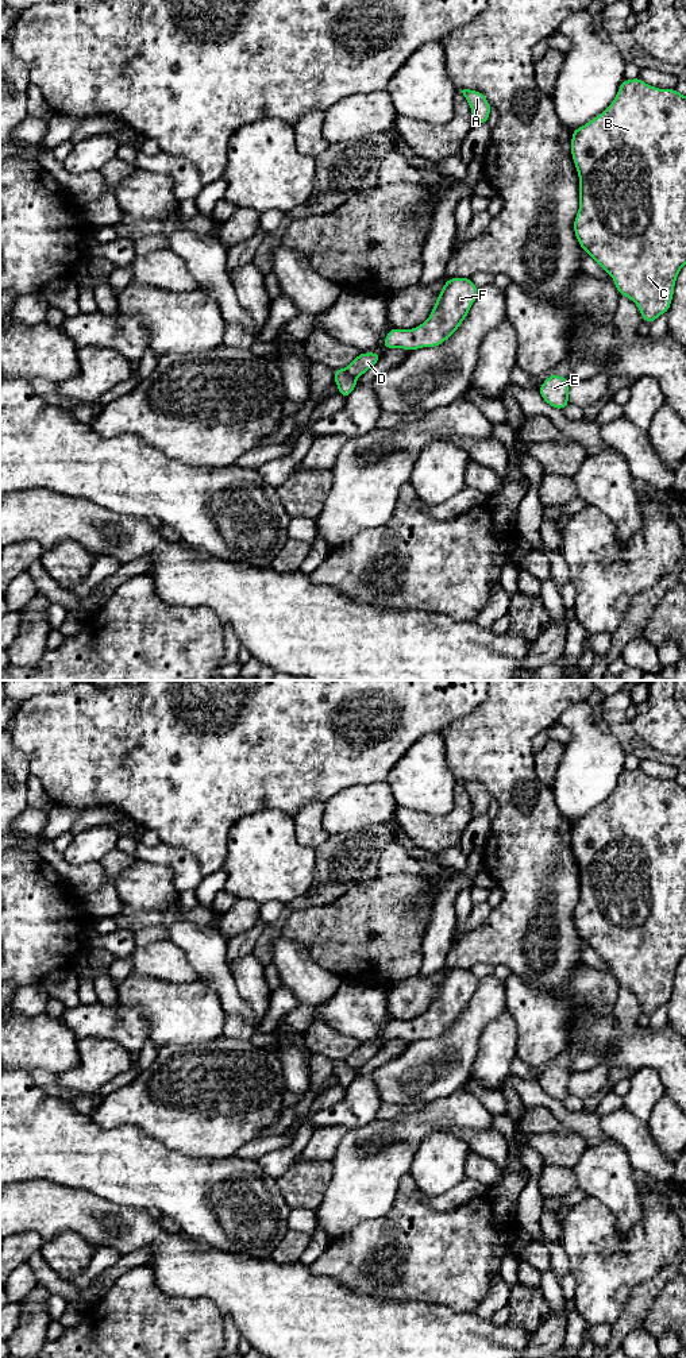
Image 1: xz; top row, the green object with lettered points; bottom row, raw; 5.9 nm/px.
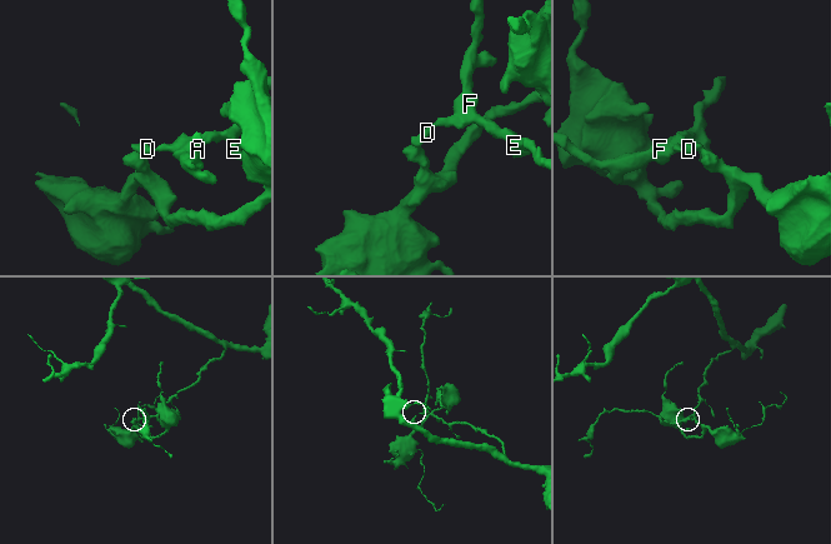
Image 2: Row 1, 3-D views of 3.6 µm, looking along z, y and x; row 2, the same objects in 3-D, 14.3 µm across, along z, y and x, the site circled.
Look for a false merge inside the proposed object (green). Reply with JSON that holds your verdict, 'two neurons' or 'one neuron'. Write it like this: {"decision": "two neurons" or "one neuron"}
{"decision": "two neurons"}

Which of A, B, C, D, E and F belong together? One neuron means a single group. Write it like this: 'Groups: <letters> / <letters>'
Groups: A D E F / B C

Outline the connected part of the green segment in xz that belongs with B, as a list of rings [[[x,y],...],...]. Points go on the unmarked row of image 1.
[[[624,771],[612,795],[597,809],[573,822],[571,846],[579,869],[579,900],[574,910],[574,923],[582,941],[589,945],[614,972],[620,987],[631,989],[641,1010],[652,1015],[667,1004],[674,988],[674,977],[681,960],[686,956],[686,787],[677,780],[659,780],[643,771]]]

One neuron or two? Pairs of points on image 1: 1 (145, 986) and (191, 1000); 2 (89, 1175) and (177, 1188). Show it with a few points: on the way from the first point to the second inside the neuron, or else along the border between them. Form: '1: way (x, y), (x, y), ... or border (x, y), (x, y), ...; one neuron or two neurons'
1: way (155, 996), (160, 1000), (180, 1000); one neuron
2: way (111, 1175), (149, 1175), (155, 1177); one neuron

